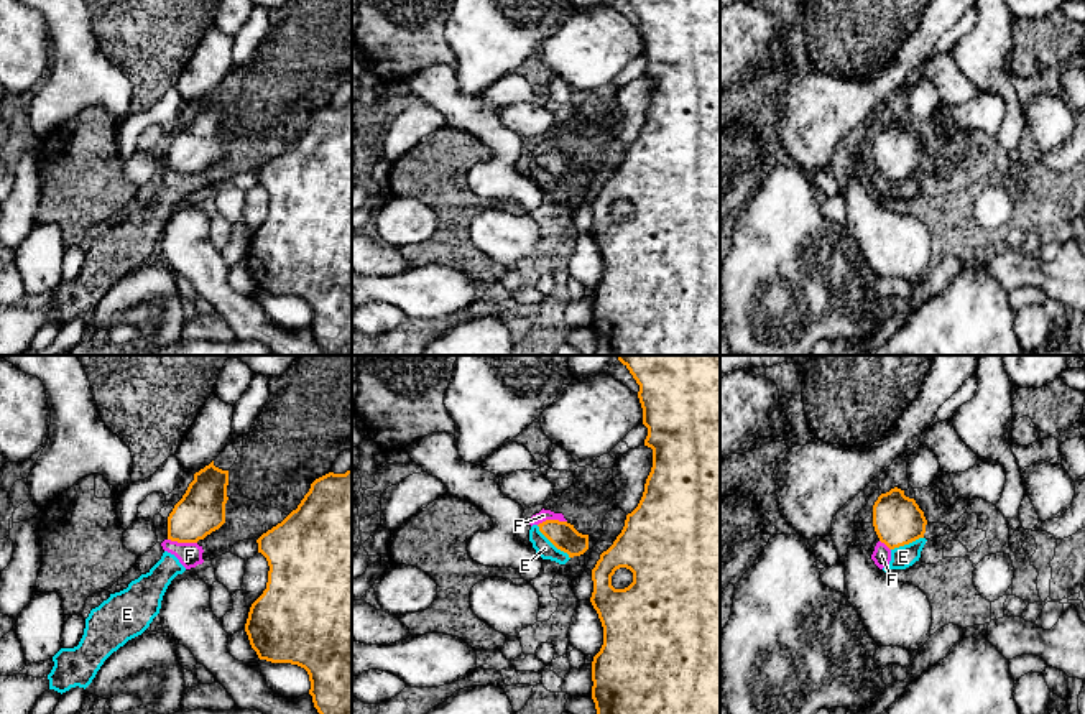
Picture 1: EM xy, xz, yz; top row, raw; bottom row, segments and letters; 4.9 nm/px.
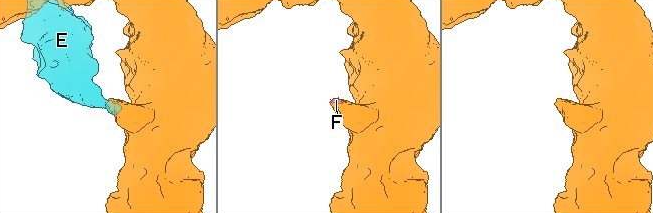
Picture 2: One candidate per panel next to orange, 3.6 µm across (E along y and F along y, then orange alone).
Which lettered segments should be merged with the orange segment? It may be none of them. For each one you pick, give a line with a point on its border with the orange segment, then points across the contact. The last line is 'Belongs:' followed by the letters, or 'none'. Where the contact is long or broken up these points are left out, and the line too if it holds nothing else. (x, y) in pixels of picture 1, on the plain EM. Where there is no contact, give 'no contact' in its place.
Belongs: none

